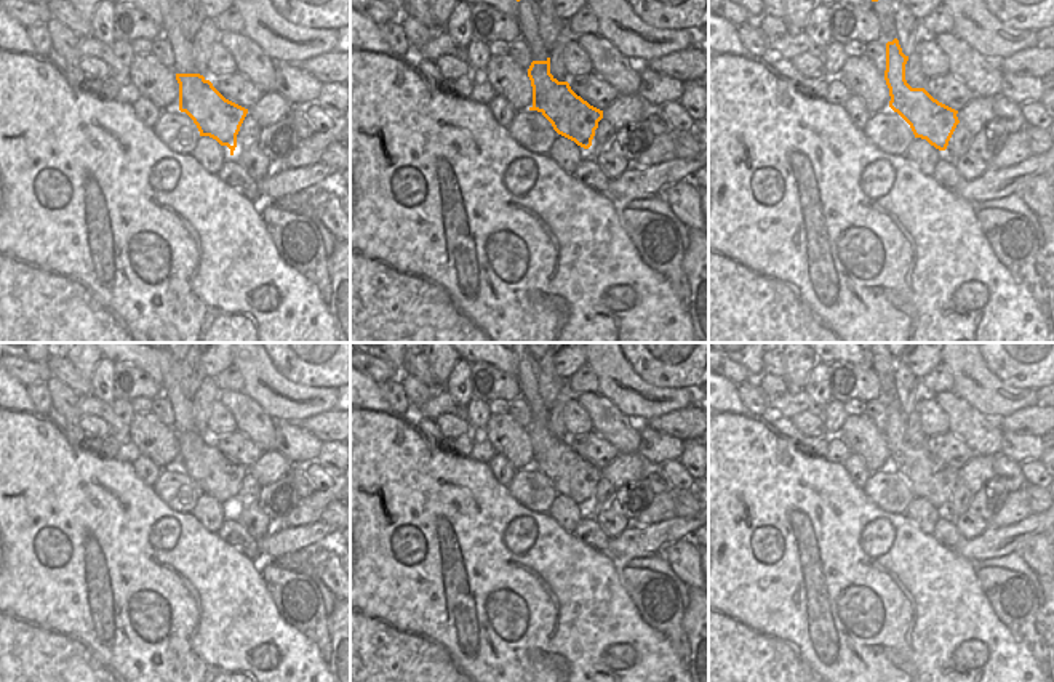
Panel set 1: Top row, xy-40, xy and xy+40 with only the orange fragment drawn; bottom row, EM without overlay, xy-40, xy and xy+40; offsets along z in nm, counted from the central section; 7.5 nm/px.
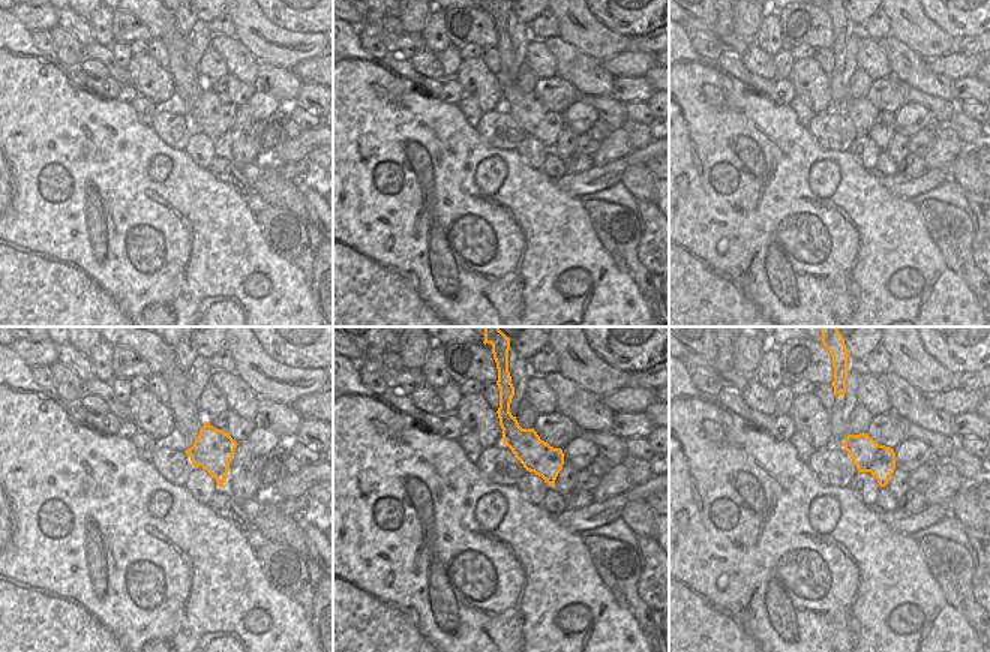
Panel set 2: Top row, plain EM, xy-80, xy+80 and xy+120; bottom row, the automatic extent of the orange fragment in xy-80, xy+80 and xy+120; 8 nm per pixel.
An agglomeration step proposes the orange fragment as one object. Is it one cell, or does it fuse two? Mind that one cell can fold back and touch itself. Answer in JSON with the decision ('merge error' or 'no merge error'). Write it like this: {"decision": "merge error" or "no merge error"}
{"decision": "merge error"}

